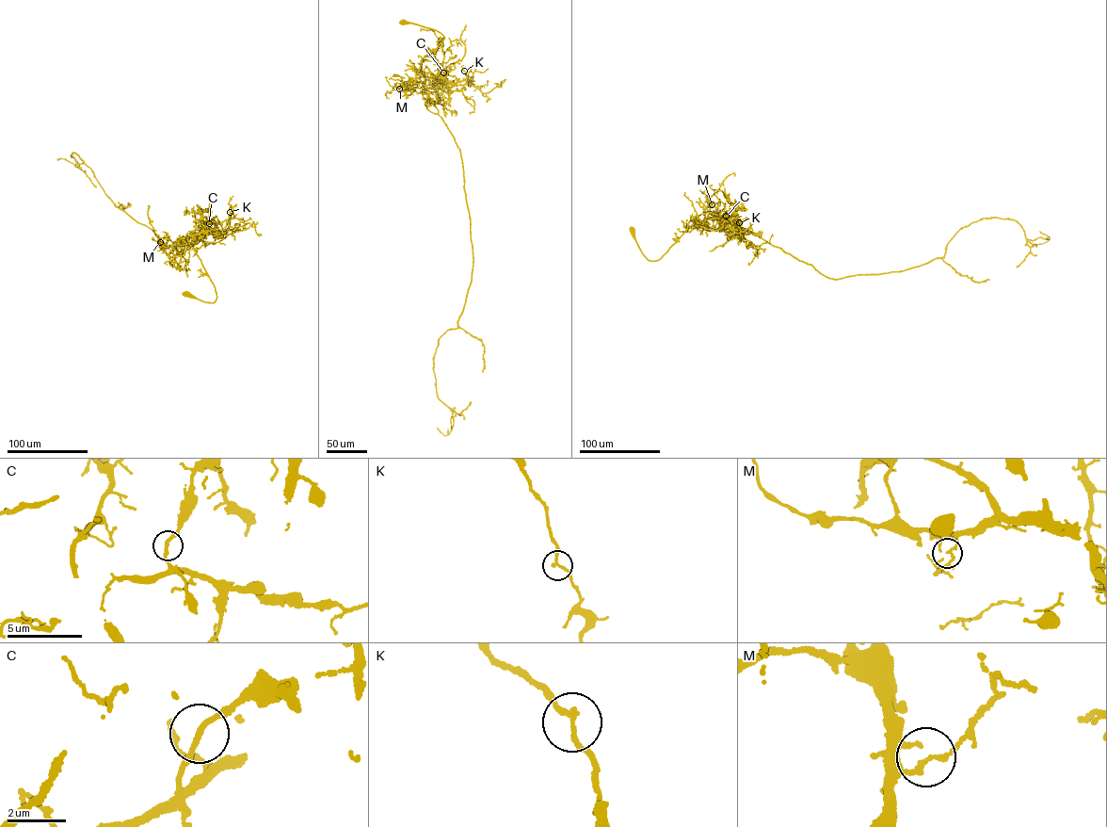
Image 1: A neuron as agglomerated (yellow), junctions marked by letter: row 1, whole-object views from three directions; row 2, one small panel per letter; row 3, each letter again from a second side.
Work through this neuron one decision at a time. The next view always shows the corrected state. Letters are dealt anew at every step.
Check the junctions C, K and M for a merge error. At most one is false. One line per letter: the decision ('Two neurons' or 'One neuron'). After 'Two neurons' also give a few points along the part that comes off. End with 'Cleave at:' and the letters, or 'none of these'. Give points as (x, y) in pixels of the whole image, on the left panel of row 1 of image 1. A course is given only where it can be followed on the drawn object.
C: Two neurons. Course of the part to remove: (209, 223), (206, 233), (209, 232), (200, 220), (200, 212), (192, 213)
K: One neuron
M: One neuron
Cleave at: C

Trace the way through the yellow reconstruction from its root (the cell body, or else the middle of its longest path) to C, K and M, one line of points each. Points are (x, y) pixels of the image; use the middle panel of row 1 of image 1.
C: (403, 22), (434, 29), (443, 36), (437, 48), (424, 56), (421, 70), (425, 79), (443, 72)
K: (403, 22), (444, 38), (424, 56), (425, 79), (441, 75), (460, 82), (468, 77), (464, 71)
M: (403, 22), (434, 29), (444, 38), (424, 56), (422, 87), (399, 89)

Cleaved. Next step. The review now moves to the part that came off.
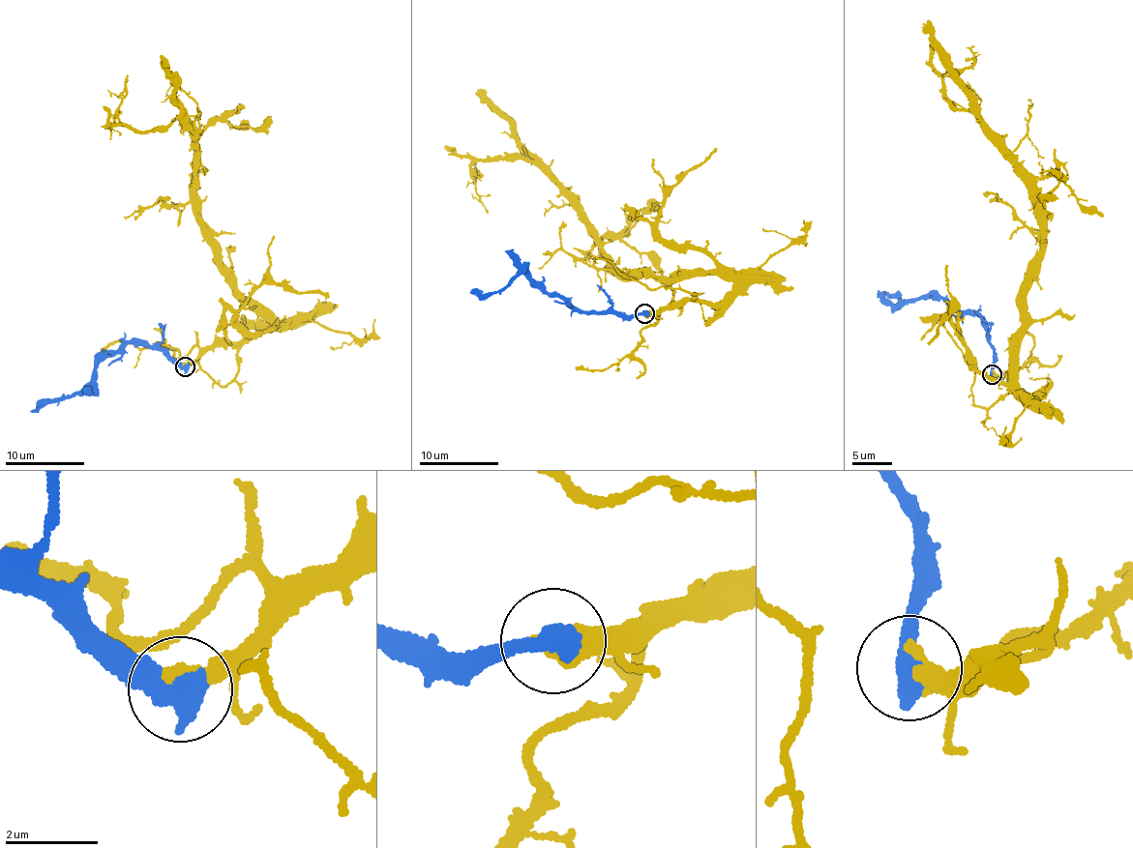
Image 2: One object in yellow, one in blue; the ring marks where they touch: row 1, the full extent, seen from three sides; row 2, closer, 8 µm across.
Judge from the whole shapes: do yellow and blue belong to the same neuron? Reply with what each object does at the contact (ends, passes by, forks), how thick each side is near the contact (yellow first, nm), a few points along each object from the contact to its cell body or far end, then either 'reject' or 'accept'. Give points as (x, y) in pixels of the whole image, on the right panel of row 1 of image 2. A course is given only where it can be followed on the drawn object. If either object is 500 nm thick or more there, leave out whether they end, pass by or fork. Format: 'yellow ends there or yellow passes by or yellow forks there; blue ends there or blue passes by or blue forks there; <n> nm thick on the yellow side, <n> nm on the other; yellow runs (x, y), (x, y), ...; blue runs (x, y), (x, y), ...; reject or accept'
550 nm thick on the yellow side, 600 nm on the other; yellow runs (992, 374), (1034, 399), (1009, 349), (1041, 237), (1039, 190), (943, 93), (948, 72), (979, 104); blue runs (992, 374), (991, 345), (978, 315), (922, 296), (905, 302), (884, 290); accept

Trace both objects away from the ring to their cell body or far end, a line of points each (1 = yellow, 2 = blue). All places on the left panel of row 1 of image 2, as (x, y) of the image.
1: (185, 367), (283, 323), (228, 280), (195, 210), (196, 130), (176, 118), (136, 132), (114, 118), (111, 139)
2: (185, 367), (160, 350), (127, 342), (98, 365), (89, 384), (29, 411)

